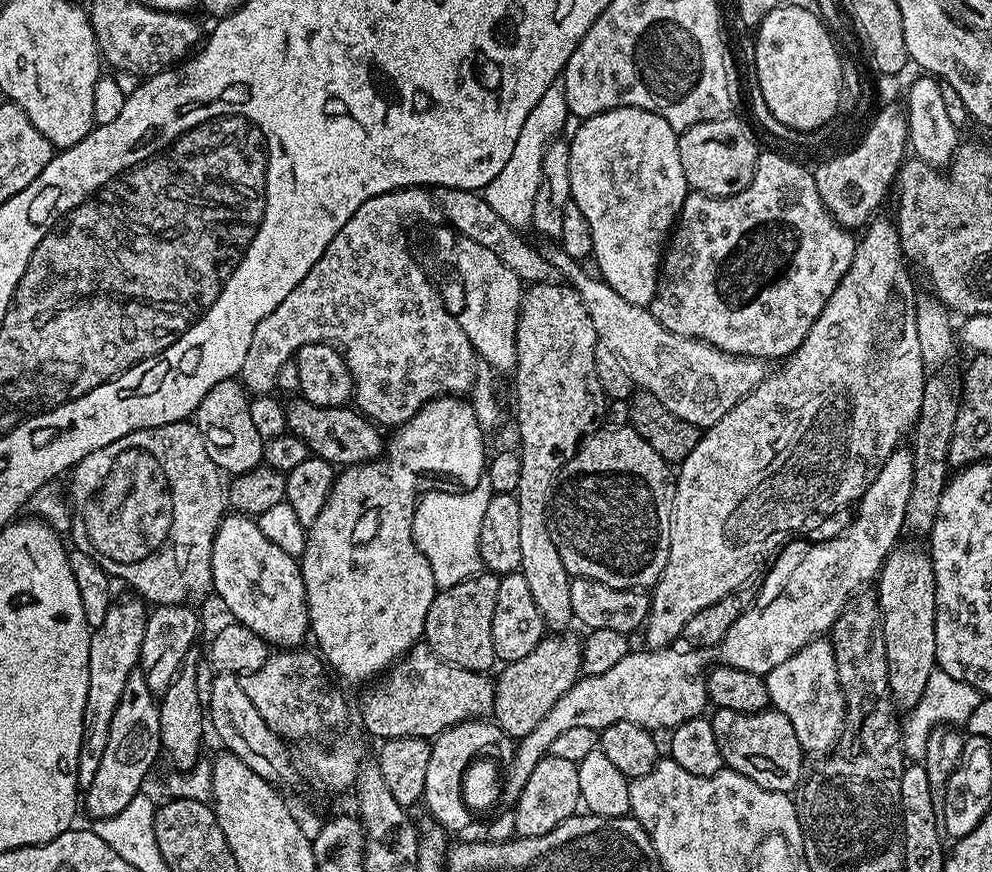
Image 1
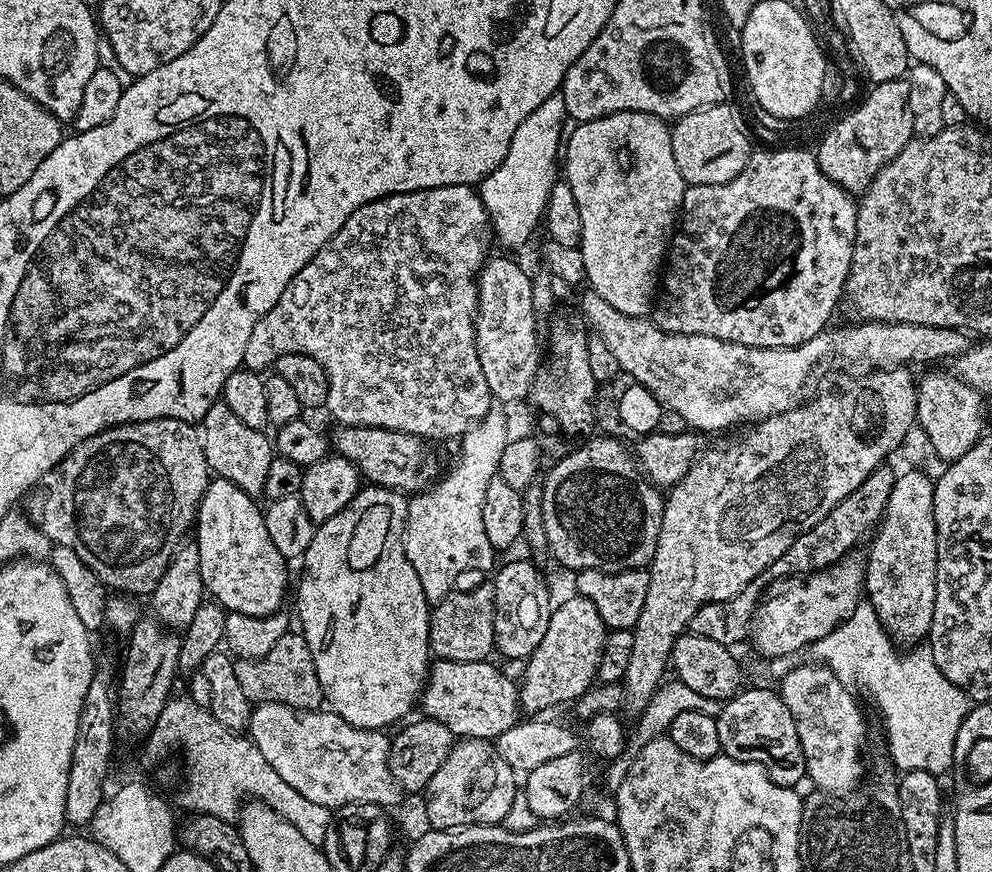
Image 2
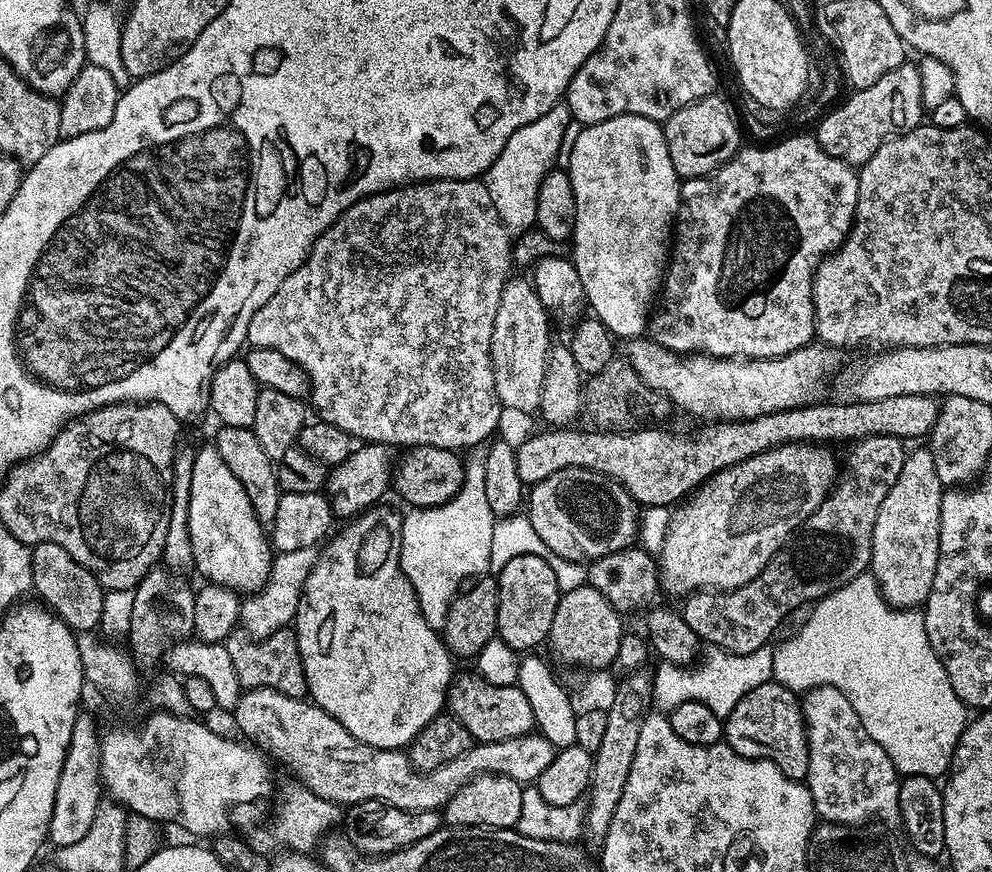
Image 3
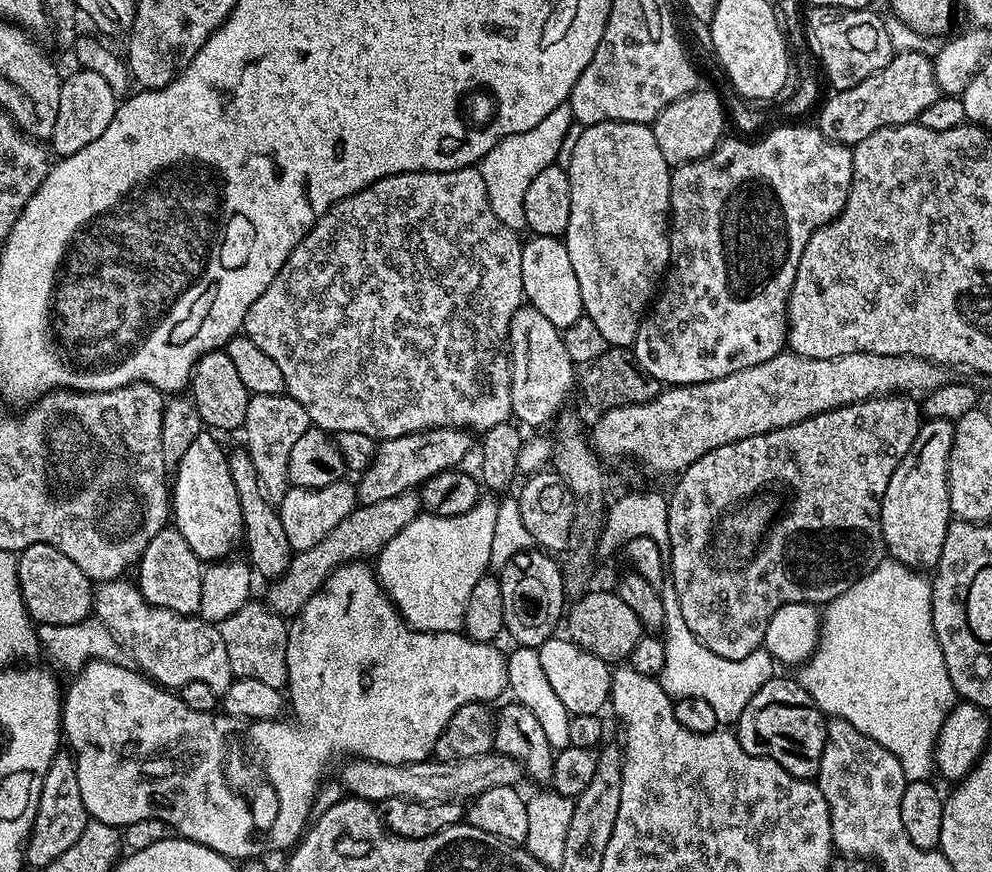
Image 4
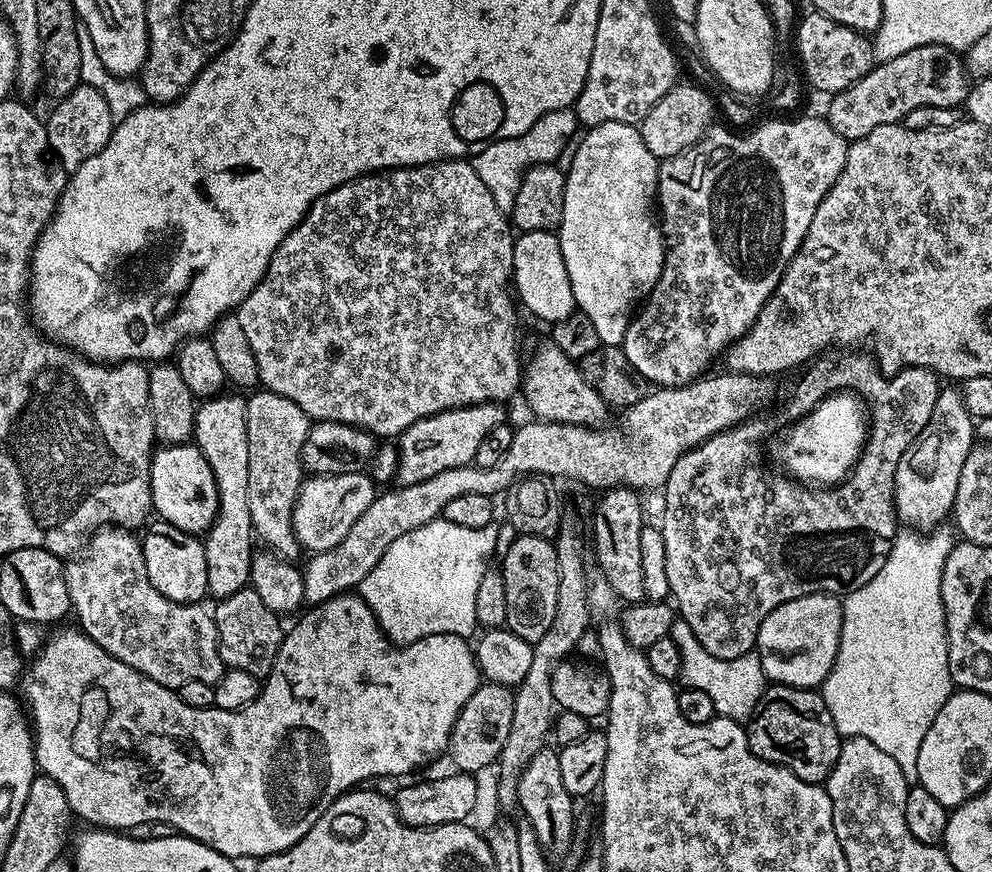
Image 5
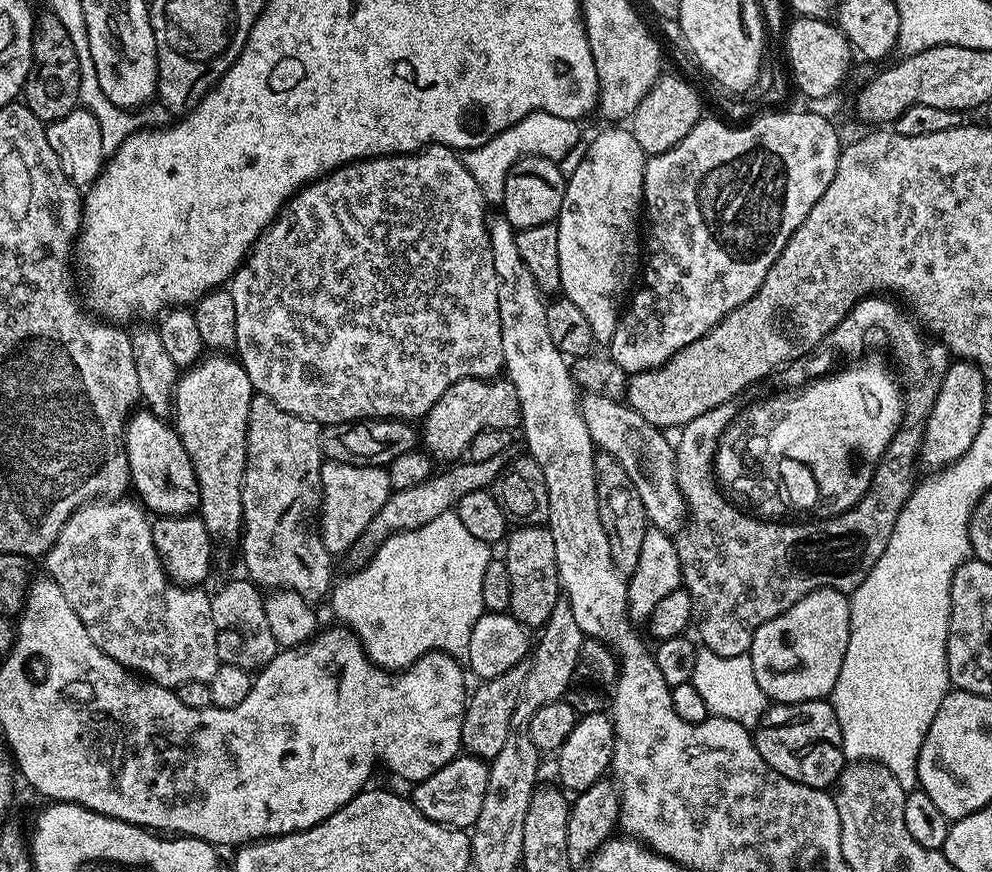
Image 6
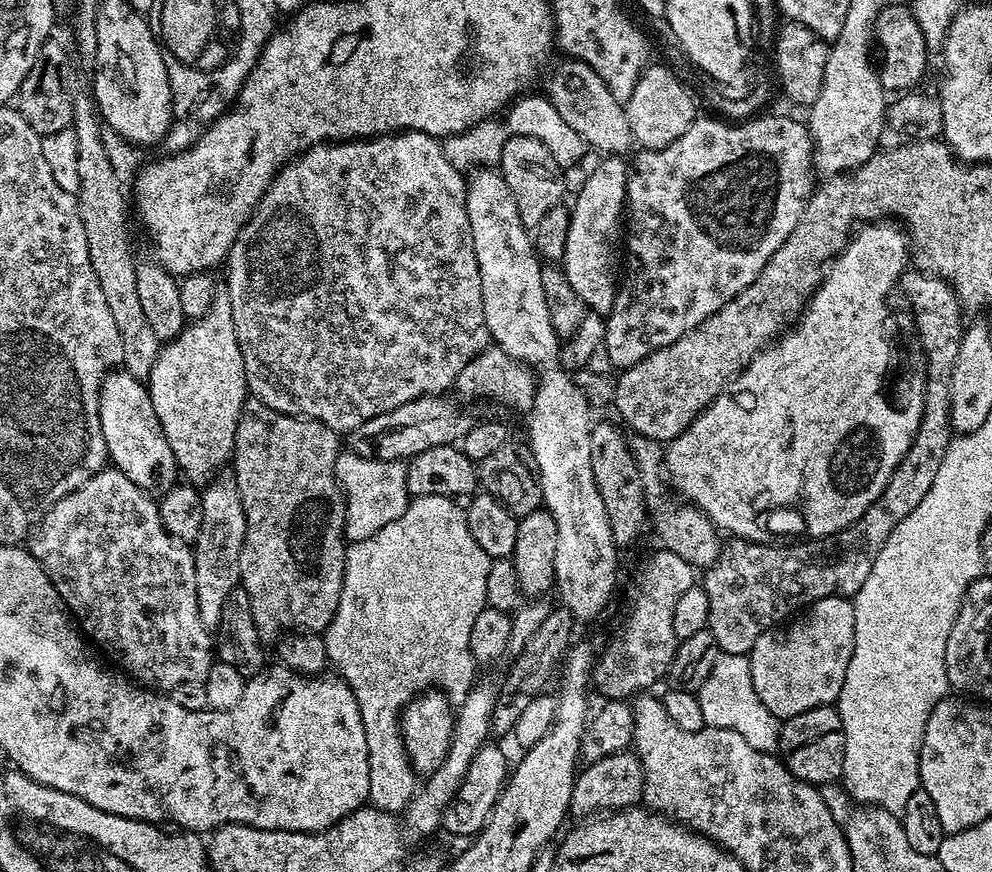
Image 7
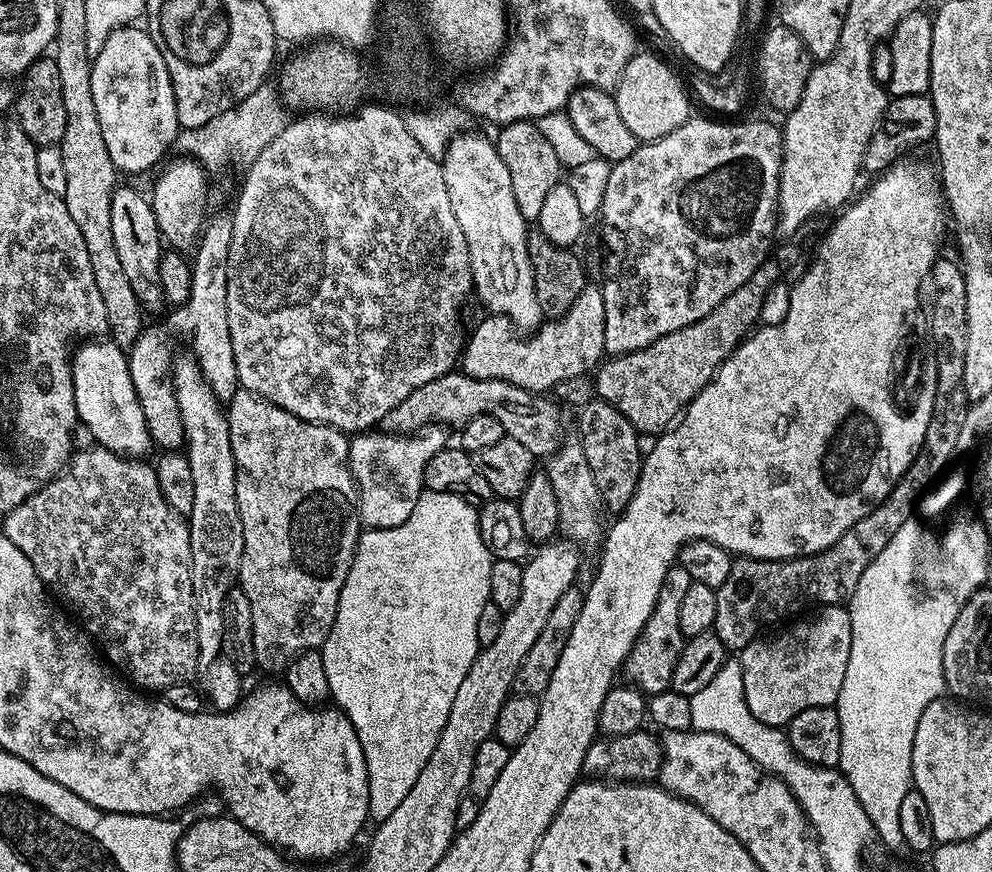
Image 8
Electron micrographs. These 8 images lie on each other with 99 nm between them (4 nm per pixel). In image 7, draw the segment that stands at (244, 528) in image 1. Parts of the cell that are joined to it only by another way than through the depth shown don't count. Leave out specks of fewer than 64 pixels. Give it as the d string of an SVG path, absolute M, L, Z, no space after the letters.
M125 370L109 372L100 384L100 421L109 461L121 472L126 472L134 486L145 490L157 488L160 494L169 492L178 480L176 459L170 442L166 442L162 434L158 414L154 414L154 402L145 381L132 377Z

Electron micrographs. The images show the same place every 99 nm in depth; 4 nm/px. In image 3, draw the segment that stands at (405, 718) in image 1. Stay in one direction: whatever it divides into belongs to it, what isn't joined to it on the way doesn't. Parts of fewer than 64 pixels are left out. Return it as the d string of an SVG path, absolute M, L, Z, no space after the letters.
M479 674L460 676L451 681L446 697L447 711L466 730L470 730L473 741L502 742L506 738L527 736L537 727L530 701L515 683L510 686L494 686L489 680L484 680Z

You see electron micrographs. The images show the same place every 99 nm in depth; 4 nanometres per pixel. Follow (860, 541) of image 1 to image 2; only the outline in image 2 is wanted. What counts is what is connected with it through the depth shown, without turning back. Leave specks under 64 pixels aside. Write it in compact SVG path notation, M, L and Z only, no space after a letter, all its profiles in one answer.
M849 554L836 564L815 571L804 578L787 578L775 581L763 589L756 605L756 613L752 615L750 625L750 644L753 644L765 658L775 656L795 657L795 652L807 649L819 639L826 638L831 631L840 626L844 620L851 617L852 612L862 601L864 591L864 565L865 561Z

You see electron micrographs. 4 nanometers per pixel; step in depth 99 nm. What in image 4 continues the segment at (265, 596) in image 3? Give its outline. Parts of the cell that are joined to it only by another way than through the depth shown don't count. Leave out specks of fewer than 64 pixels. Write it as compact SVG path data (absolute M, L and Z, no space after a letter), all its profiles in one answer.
M415 491L403 492L394 498L386 498L386 502L374 502L373 504L360 504L353 508L318 546L310 546L310 550L302 550L295 553L286 566L286 570L277 580L267 585L268 597L266 603L278 616L295 618L300 615L301 610L310 602L310 598L326 582L333 568L353 562L364 562L371 558L379 557L381 550L408 525L415 516L421 515L419 495Z

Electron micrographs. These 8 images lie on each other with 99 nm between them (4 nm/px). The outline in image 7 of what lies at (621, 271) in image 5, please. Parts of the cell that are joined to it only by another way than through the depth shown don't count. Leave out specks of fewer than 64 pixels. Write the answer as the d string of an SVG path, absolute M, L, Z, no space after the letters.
M608 154L603 157L598 166L598 170L594 170L594 174L590 174L590 178L586 178L586 186L582 186L580 192L575 193L573 204L570 204L568 217L570 218L570 226L566 230L566 250L564 251L564 259L562 267L566 278L570 282L570 286L574 286L578 298L582 298L585 309L589 312L599 312L607 314L611 312L614 306L614 298L618 291L618 268L616 272L616 243L622 240L622 221L626 216L626 182L628 181L629 165L624 164L619 155Z

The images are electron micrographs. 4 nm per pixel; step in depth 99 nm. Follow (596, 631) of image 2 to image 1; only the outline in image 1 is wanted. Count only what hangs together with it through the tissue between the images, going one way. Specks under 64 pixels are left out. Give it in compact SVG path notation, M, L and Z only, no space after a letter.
M548 634L543 640L526 654L526 658L518 658L505 663L499 669L500 677L495 677L494 706L492 716L503 732L519 738L530 734L546 714L550 714L550 706L560 697L561 692L574 686L580 671L579 639L569 634Z

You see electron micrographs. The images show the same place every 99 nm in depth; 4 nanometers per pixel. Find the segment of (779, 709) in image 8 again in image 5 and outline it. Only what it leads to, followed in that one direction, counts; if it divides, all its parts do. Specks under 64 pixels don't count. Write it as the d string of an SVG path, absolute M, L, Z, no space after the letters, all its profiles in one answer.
M830 592L806 594L790 602L782 602L778 610L770 610L758 630L754 649L760 658L760 671L765 681L791 688L819 689L834 666L842 638L843 603Z

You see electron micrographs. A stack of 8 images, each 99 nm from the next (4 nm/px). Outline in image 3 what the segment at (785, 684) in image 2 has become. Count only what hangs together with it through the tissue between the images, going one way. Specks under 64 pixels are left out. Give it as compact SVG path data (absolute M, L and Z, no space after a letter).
M818 686L803 693L802 707L804 710L804 729L808 731L808 775L806 777L806 783L812 795L814 806L816 807L817 817L829 824L842 824L845 826L857 826L856 824L864 824L867 820L899 821L900 780L898 779L894 762L890 760L882 746L878 746L878 742L874 742L874 738L870 738L870 734L866 734L866 730L858 718L858 714L854 714L854 706L850 706L849 700L846 699L846 694L842 694L842 690L834 690L832 686Z

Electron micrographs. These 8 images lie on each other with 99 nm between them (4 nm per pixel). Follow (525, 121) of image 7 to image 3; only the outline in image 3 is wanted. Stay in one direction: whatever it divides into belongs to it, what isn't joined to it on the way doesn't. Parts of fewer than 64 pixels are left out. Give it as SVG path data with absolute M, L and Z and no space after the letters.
M567 103L554 105L542 118L534 118L534 122L526 122L502 146L502 154L494 158L494 162L484 173L482 179L490 190L490 202L494 202L494 210L498 210L498 218L506 226L508 235L519 238L523 232L533 231L538 208L538 186L542 178L556 168L558 146L562 146L562 134L566 134L566 126L570 126L572 111Z

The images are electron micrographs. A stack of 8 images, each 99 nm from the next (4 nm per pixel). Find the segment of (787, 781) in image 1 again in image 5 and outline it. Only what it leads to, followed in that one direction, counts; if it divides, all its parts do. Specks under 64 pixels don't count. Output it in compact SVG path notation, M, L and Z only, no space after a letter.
M785 684L765 687L761 691L760 701L751 720L747 721L746 731L750 750L755 756L771 764L780 764L811 784L823 785L830 770L834 770L834 762L838 762L842 737L834 726L834 718L830 718L830 710L826 710L826 702L819 691L810 688L791 688Z

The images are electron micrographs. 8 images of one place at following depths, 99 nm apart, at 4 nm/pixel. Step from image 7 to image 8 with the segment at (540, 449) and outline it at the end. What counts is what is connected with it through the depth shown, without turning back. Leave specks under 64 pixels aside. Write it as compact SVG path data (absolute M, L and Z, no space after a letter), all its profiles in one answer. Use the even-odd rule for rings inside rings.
M465 130L452 137L442 163L450 190L450 206L454 206L454 218L458 218L470 250L475 299L480 299L491 315L506 316L513 328L531 333L540 327L545 314L538 306L538 294L534 290L532 253L528 250L530 224L522 218L518 202L514 202L514 186L510 186L506 162L502 162L489 137L487 140ZM579 442L561 443L560 449L551 456L547 464L550 486L554 486L554 494L558 494L560 528L563 535L581 549L592 548L595 544L597 547L602 540L602 528L600 532L602 501L598 486L594 482L594 474L590 470L590 462L586 462L586 454L582 454L582 446Z

